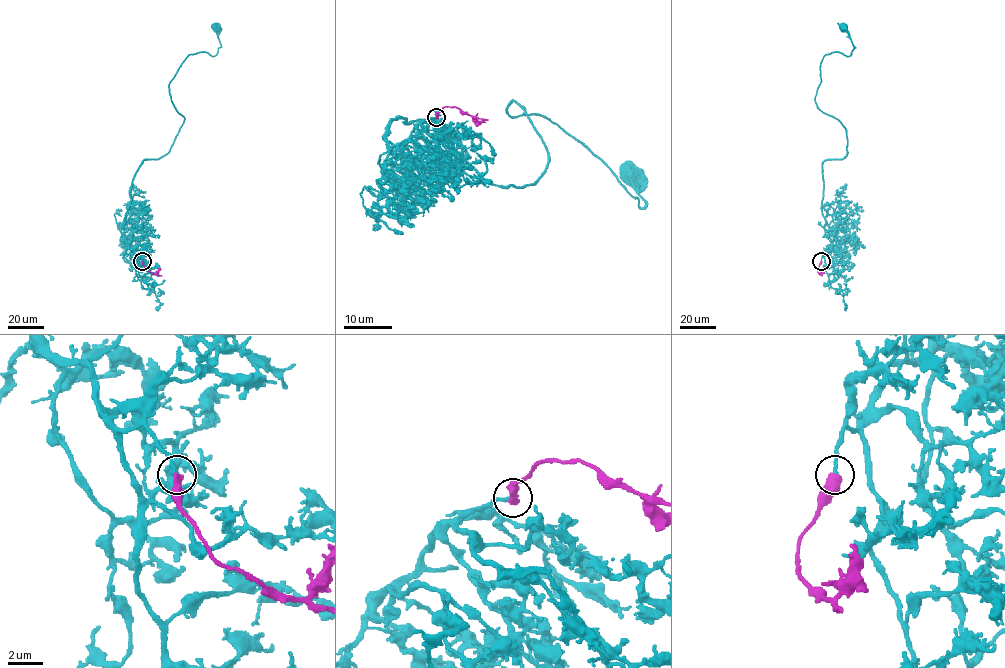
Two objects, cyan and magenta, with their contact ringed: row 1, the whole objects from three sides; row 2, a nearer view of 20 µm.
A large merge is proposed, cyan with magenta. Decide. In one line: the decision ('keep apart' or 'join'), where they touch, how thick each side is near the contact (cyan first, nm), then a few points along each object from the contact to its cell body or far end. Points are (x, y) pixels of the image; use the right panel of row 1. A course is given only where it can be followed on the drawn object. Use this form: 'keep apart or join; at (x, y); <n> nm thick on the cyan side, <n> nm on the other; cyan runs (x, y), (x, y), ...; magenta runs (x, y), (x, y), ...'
join; at (821, 261); 190 nm thick on the cyan side, 480 nm on the other; cyan runs (821, 261), (832, 242), (822, 163), (846, 155), (846, 132), (815, 96), (821, 60), (855, 47), (842, 27); magenta runs (821, 261), (817, 271), (820, 274), (823, 269)

